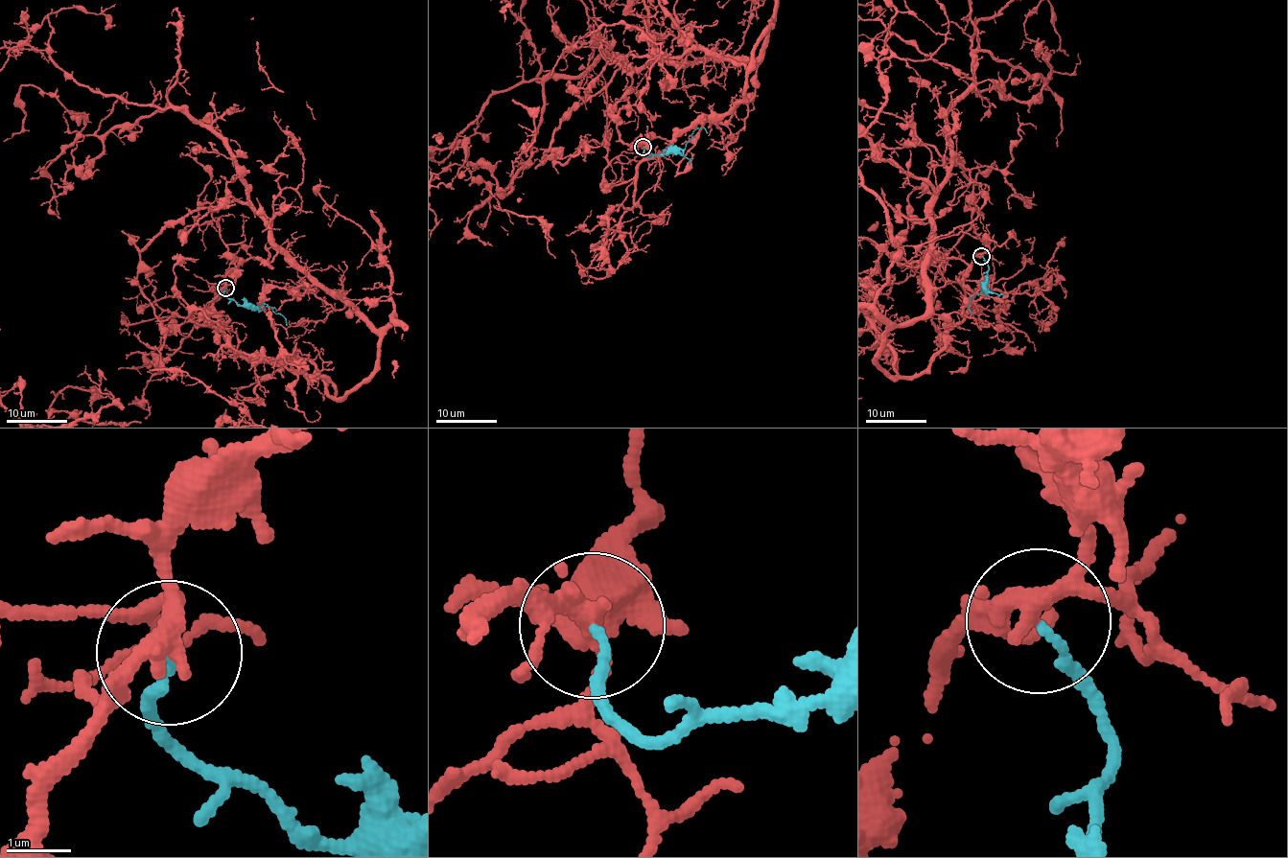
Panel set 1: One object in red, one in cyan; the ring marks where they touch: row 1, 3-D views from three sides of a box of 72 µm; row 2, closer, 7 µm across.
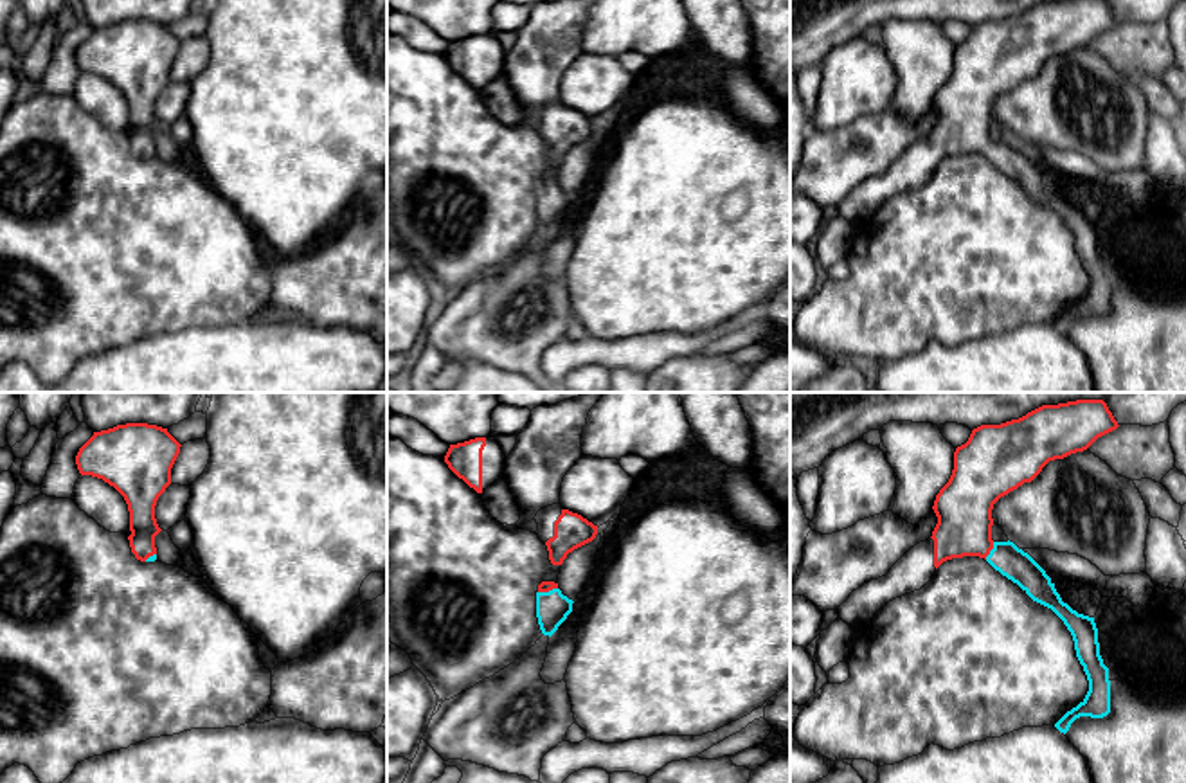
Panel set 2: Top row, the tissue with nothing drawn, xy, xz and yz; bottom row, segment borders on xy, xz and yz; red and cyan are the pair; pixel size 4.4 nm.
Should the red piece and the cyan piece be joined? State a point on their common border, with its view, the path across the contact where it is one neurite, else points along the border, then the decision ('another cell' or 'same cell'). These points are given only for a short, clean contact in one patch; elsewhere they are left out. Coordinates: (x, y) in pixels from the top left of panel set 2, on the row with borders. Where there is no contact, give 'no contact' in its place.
contact yz (990, 549); way yz (963, 506), (965, 524), (990, 549), (1012, 562); same cell

